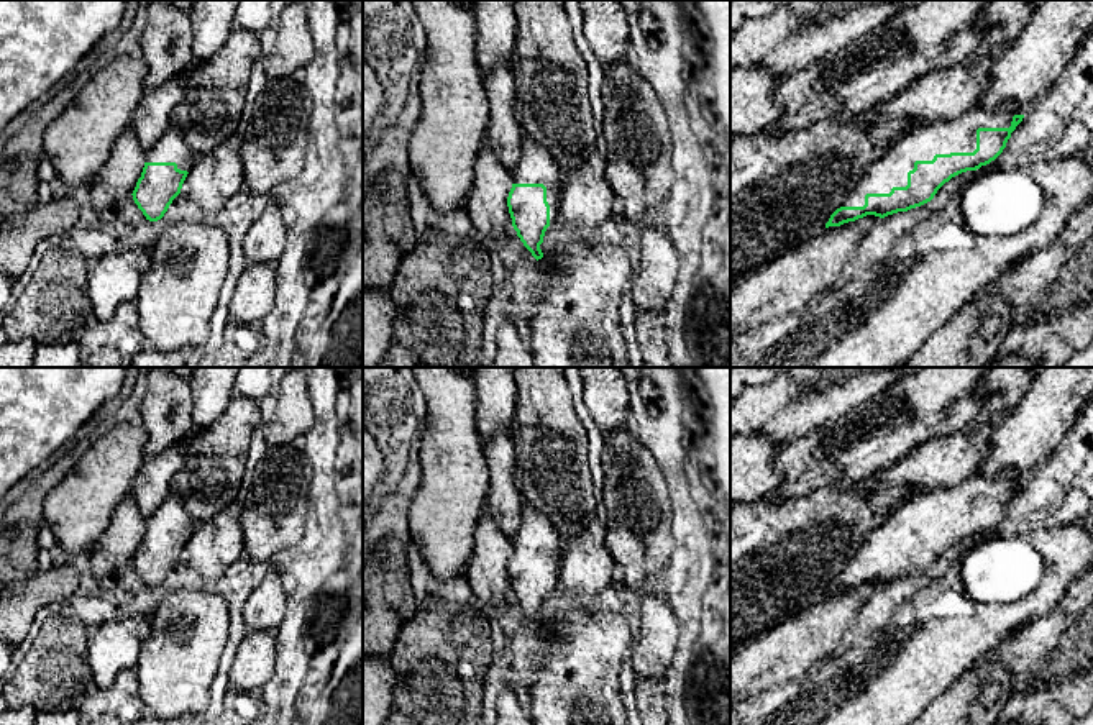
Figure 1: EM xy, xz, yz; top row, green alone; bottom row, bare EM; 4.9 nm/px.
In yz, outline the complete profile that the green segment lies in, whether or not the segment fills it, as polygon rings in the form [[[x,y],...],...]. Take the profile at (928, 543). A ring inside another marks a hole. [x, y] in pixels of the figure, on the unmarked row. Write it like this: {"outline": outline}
{"outline": [[[1013,471],[1001,476],[972,472],[955,486],[908,499],[867,536],[825,595],[867,582],[885,586],[931,569],[952,545],[995,528],[1024,481],[1026,476]]]}

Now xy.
{"outline": [[[171,494],[156,512],[146,518],[141,545],[133,558],[133,568],[146,587],[164,584],[197,523],[185,512],[179,495]]]}

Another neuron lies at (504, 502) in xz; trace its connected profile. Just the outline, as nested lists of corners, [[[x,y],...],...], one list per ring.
[[[509,433],[482,440],[489,467],[486,512],[507,538],[514,538],[522,522],[524,500],[515,484],[515,449]]]

